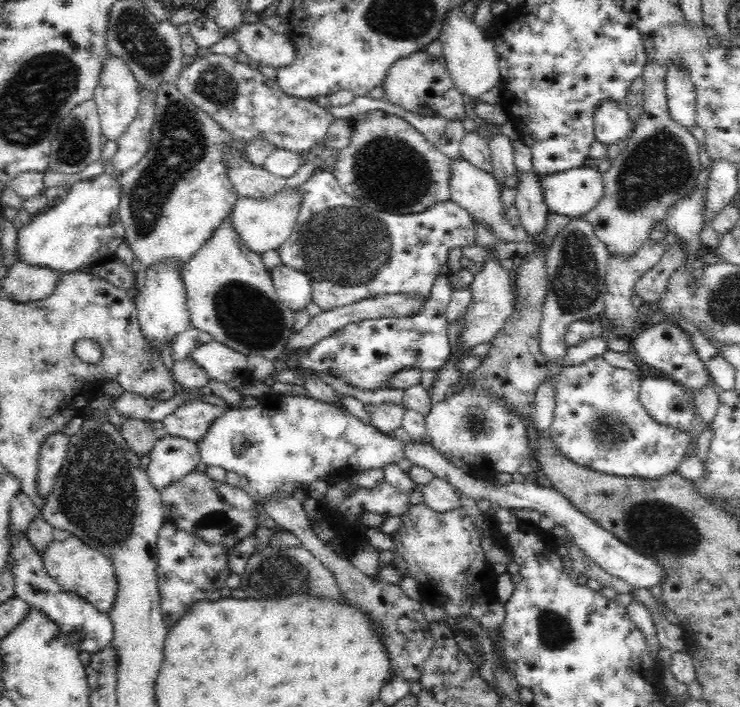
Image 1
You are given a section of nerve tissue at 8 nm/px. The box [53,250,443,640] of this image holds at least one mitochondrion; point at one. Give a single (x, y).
(96, 494)

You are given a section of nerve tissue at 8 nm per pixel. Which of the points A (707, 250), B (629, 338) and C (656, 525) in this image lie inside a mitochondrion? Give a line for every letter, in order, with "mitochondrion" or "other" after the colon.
A: other
B: other
C: mitochondrion

